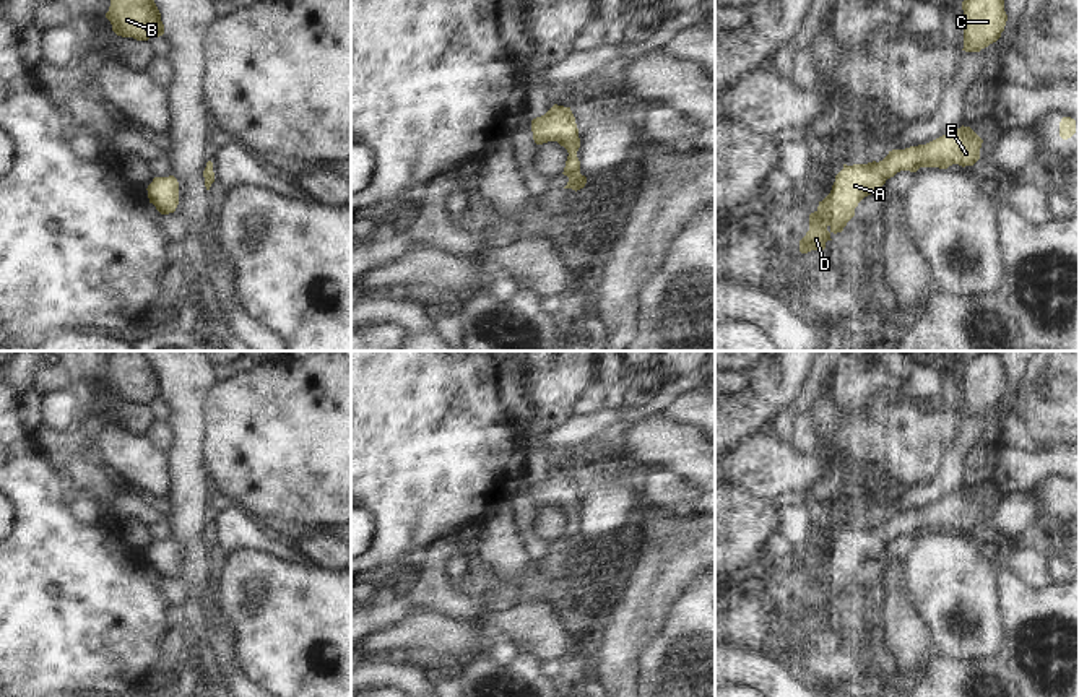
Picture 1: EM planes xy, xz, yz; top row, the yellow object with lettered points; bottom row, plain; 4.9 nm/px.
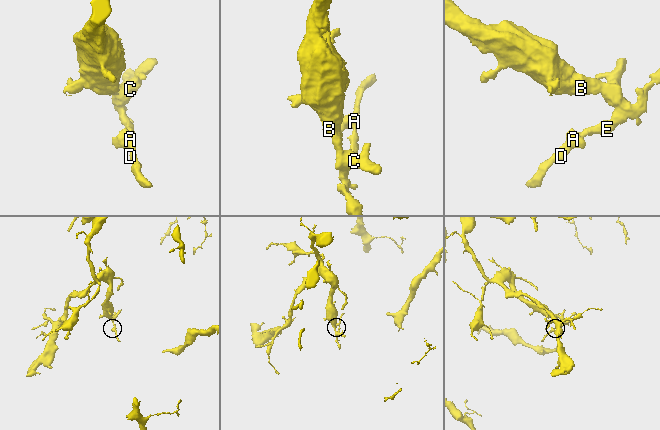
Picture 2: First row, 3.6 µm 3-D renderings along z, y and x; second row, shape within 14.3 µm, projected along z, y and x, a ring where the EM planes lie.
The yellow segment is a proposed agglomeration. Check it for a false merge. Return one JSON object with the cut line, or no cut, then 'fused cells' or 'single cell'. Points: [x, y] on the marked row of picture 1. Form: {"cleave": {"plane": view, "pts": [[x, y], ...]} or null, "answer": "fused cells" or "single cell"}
{"cleave": null, "answer": "single cell"}

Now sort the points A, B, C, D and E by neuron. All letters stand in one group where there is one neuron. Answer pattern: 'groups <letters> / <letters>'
groups A B C D E

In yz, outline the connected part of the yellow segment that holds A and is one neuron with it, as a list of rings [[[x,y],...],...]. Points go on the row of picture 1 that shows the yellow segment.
[[[962,125],[926,145],[892,149],[879,162],[843,164],[830,193],[809,214],[809,231],[800,240],[800,252],[824,250],[826,242],[832,240],[830,234],[842,232],[855,216],[858,203],[871,193],[879,193],[886,180],[897,172],[916,172],[920,167],[947,169],[952,164],[973,166],[980,159],[982,143],[970,127]]]

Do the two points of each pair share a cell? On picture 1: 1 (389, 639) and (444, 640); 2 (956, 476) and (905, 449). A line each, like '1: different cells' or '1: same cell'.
1: same cell
2: different cells

